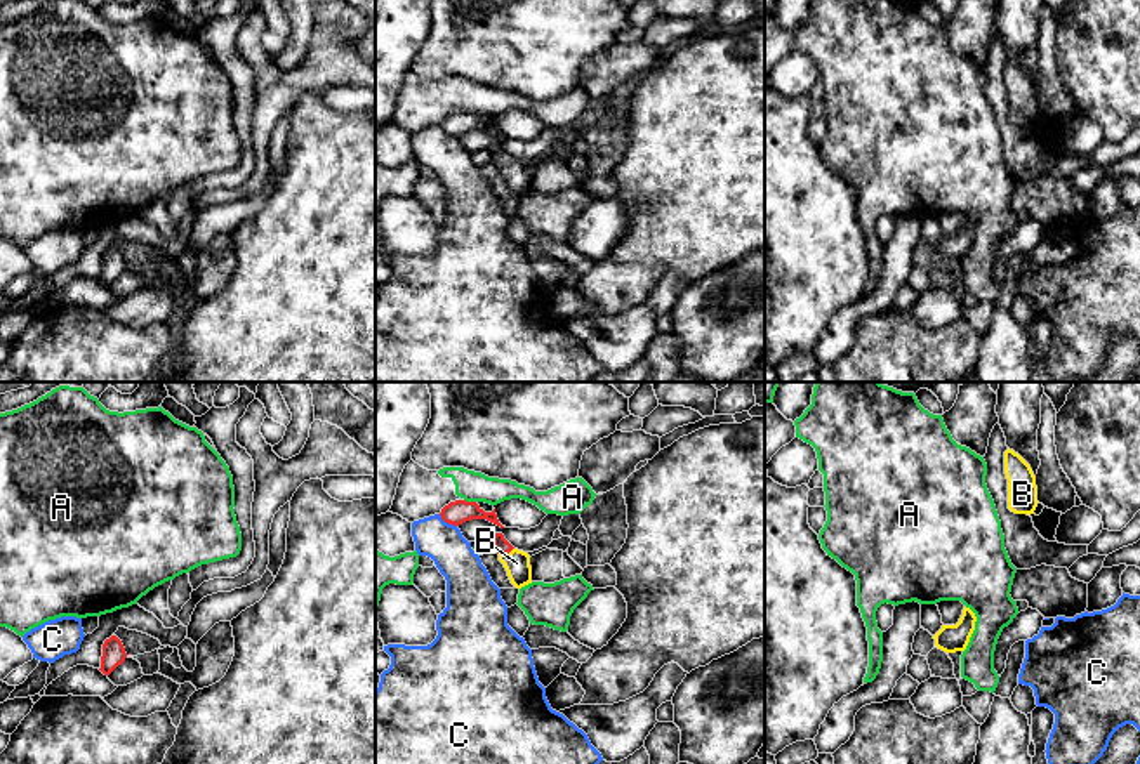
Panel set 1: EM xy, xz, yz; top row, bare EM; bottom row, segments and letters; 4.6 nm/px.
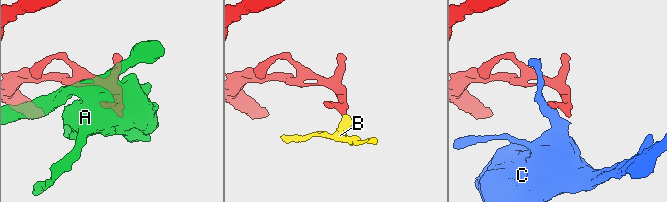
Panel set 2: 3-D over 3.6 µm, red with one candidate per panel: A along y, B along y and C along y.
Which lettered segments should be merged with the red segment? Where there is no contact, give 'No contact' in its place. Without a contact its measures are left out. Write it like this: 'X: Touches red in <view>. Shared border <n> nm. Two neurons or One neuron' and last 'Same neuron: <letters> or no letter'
A: Touches red in xz. Shared border 60 nm. Two neurons
B: Touches red in xz. Shared border 80 nm. One neuron
C: Touches red in xz. Shared border 110 nm. Two neurons
Same neuron: B

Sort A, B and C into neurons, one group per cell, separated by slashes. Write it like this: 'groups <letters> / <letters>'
groups A / B / C

